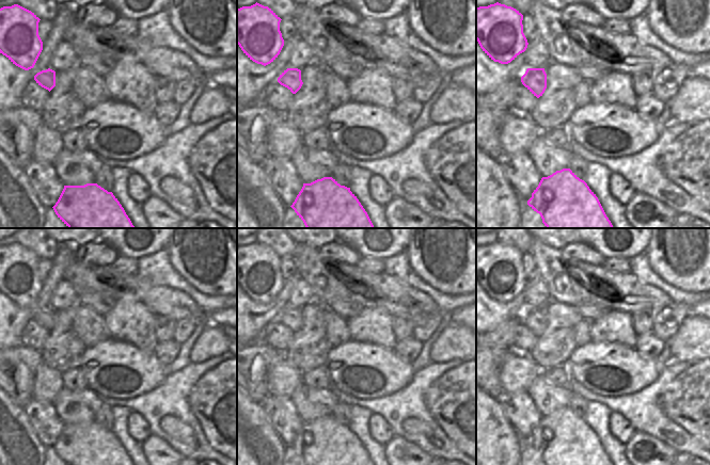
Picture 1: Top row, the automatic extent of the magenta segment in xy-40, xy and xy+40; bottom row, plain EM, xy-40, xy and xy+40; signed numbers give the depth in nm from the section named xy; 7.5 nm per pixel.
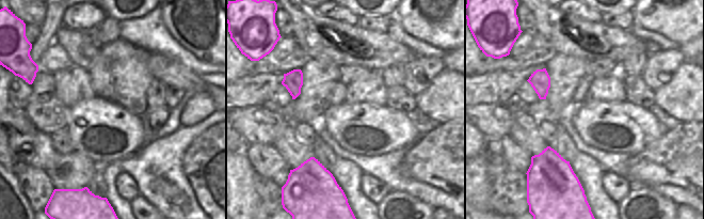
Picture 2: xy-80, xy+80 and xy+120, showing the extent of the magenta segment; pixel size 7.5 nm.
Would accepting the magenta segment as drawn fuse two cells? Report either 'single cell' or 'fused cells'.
single cell

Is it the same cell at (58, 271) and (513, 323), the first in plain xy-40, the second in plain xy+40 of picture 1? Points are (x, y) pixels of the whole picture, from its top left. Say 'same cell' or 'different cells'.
different cells

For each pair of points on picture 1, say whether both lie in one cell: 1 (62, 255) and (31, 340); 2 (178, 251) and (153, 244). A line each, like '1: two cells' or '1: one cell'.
1: two cells
2: two cells

